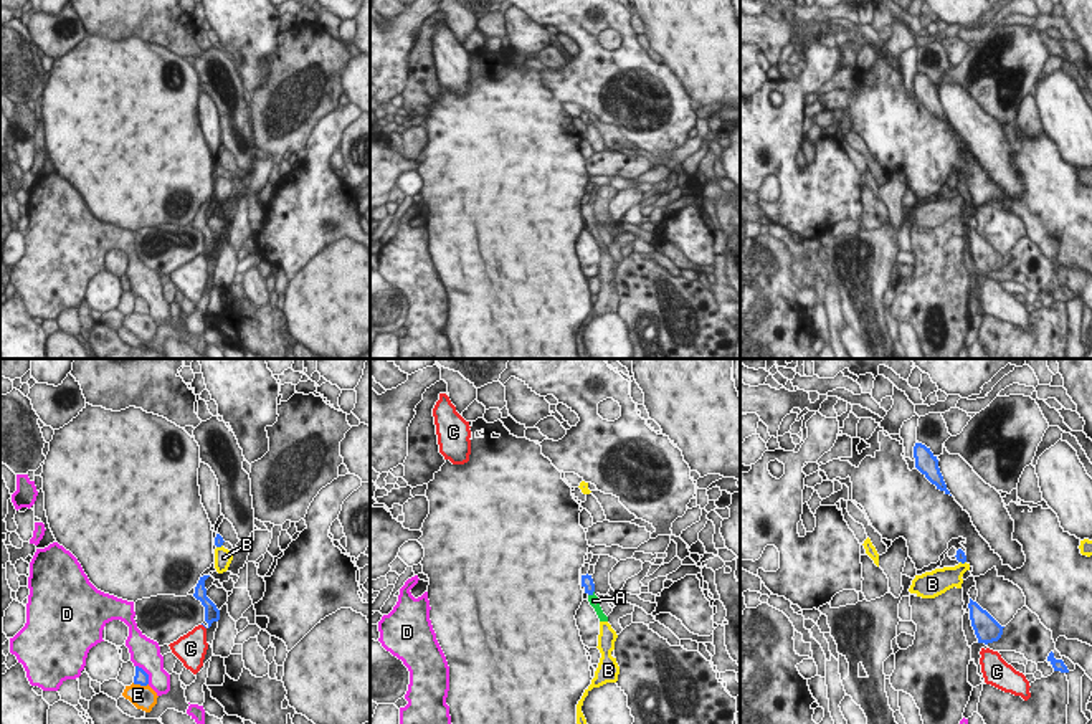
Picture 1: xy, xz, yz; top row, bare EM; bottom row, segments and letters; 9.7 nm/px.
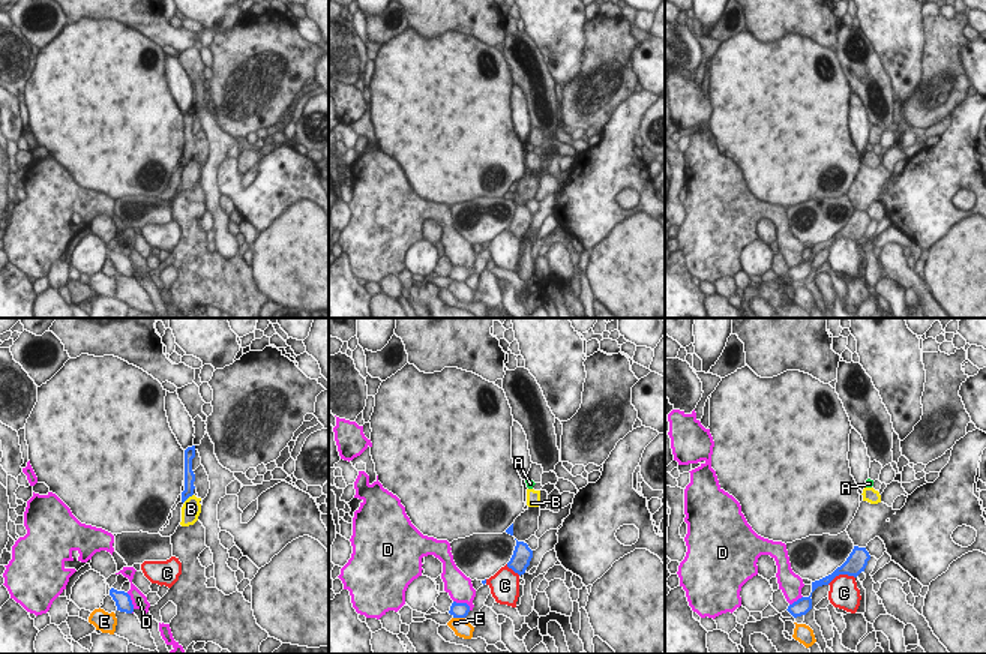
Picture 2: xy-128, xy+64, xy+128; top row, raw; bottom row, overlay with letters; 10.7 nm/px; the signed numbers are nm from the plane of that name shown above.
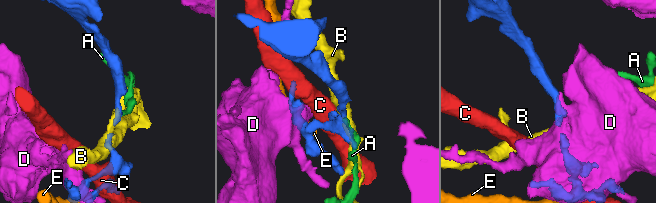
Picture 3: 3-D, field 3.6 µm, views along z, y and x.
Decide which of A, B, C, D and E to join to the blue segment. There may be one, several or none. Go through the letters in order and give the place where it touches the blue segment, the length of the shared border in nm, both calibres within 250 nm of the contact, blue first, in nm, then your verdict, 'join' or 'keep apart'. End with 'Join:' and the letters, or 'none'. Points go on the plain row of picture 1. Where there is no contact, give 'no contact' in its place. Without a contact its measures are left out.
A: meets blue in xz at (590, 223); contact 80 nm long; 120 nm thick on the blue side, 100 nm on the other; join
B: meets blue in xy at (218, 176); contact 70 nm long; 100 nm thick on the blue side, 170 nm on the other; keep apart
C: meets blue in xy at (204, 255); contact 70 nm long; 30 nm thick on the blue side, 280 nm on the other; keep apart
D: meets blue in xy at (146, 303); contact 240 nm long; 130 nm thick on the blue side, 280 nm on the other; keep apart
E: meets blue in xy at (141, 314); contact 160 nm long; 130 nm thick on the blue side, 240 nm on the other; keep apart
Join: A

